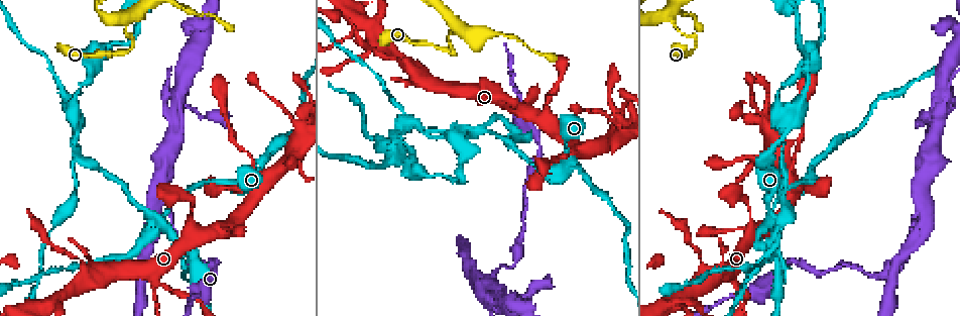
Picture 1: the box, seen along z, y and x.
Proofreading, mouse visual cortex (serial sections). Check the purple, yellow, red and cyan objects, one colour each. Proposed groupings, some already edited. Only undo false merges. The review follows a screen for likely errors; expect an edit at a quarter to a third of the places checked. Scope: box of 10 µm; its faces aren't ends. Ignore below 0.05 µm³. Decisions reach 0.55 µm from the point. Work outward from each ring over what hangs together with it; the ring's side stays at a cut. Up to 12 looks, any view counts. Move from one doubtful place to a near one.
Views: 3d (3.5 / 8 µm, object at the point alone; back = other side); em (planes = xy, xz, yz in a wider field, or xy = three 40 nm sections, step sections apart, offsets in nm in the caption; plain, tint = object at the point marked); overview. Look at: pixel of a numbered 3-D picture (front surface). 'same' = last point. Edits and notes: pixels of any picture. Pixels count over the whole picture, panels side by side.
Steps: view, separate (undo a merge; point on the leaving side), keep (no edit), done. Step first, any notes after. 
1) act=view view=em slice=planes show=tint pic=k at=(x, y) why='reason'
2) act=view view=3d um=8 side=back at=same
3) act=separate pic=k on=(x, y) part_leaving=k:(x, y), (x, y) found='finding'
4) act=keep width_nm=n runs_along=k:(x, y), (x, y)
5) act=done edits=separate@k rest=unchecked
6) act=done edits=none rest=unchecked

act=view view=3d um=3.5 pic=1 at=(801, 186) why='three-way junction'

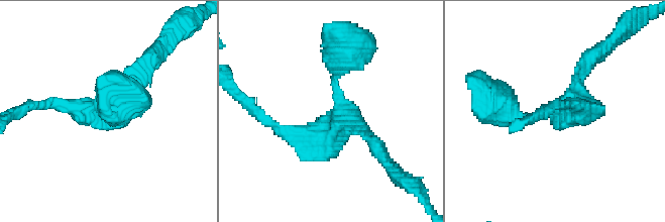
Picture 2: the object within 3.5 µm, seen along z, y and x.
act=view view=em slice=xy step=1 show=tint pic=2 at=(342, 115)

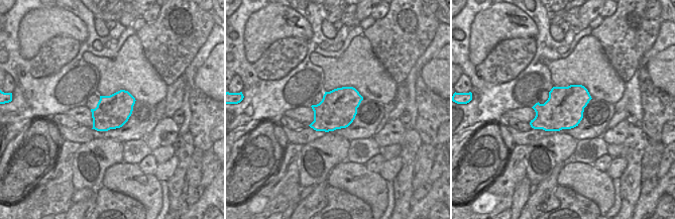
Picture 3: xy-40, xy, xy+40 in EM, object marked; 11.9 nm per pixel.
act=keep width_nm=460 runs_along=2:(500, 104), (521, 119), (575, 104) found='all the same cell'

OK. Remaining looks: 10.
act=view view=3d um=3.5 pic=1 at=(155, 290) why='side arm on a straight run'

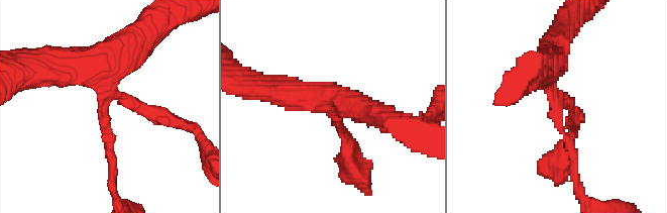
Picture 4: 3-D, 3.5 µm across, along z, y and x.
act=view view=em slice=xy step=5 show=tint pic=4 at=(101, 108) arms=3 arm_widths_nm=150,200,450 why='shape alone is not enough'

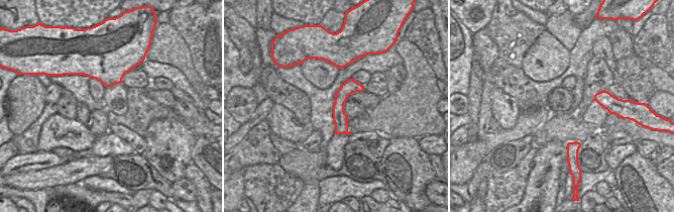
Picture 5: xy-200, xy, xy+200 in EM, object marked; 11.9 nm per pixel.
act=view view=em slice=xy step=1 show=tint at=same

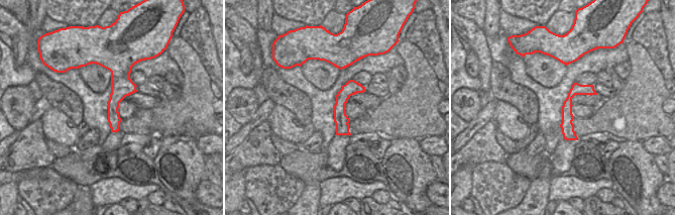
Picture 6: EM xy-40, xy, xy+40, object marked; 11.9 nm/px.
act=keep width_nm=170 runs_along=6:(105, 63), (117, 74), (114, 129) found='continuous, no second cell'

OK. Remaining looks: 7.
act=view view=em slice=xy step=3 show=tint pic=1 at=(701, 258) why='narrows sharply'

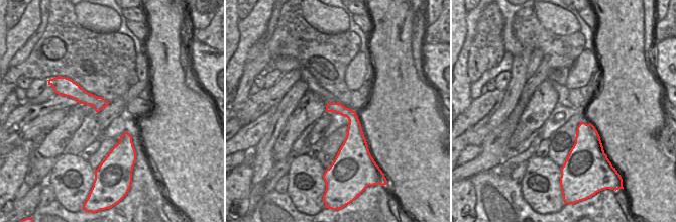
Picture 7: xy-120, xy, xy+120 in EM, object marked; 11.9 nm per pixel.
act=view view=3d um=3.5 side=back at=same why='wider look'

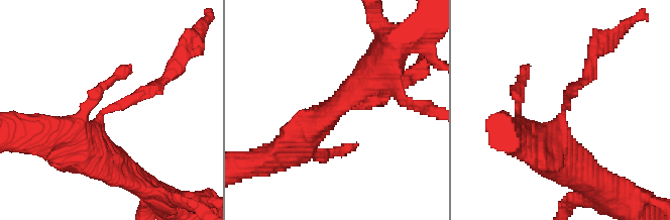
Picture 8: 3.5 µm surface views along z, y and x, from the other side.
act=keep runs_along=8:(78, 147), (90, 150), (102, 113), (168, 76) found='continuous, no second cell'

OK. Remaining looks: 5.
act=view view=3d um=3.5 pic=1 at=(511, 268) why='sudden change in width'

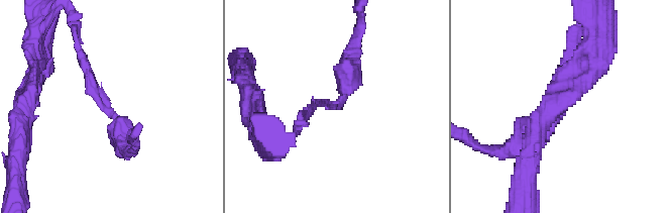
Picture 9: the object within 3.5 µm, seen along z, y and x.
act=view view=em slice=xy step=5 show=tint pic=9 at=(332, 106) arm_widths_nm=100,350 why='need the tissue'

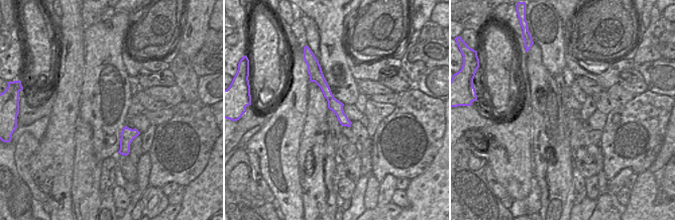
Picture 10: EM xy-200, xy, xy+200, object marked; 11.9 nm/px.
act=keep runs_along=10:(315, 71), (332, 102), (348, 123) found='continuous, no second cell'

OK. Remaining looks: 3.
act=view view=3d um=3.5 pic=1 at=(480, 132)

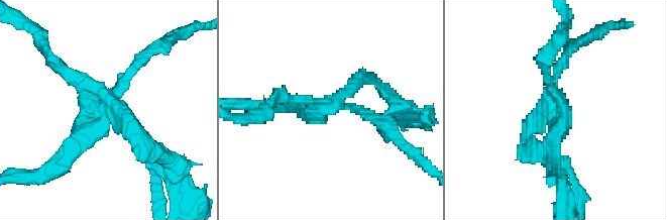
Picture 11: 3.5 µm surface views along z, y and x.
act=view view=em slice=xy step=5 show=tint pic=11 at=(332, 102)

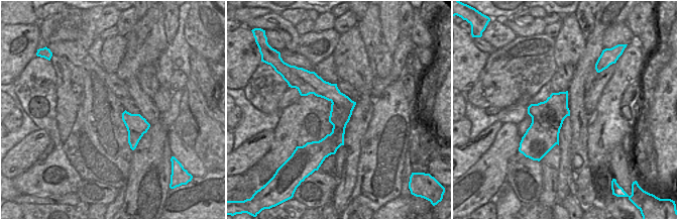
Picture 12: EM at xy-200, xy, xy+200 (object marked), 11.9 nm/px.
act=view view=em slice=planes show=tint at=same

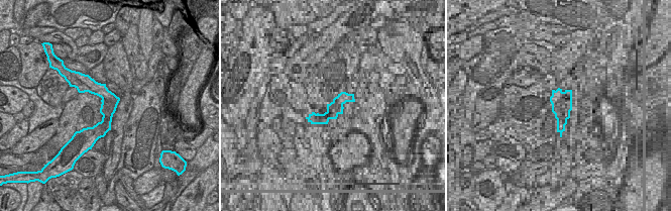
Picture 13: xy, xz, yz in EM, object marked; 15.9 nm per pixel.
act=separate pic=11 on=(130, 126) arms=4 arm_widths_nm=150,150,200,250 part_leaving=11:(104, 93), (70, 77), (35, 30) found='two cells meet here'

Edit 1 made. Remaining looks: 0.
act=done edits=separate@11 rest=unchecked

